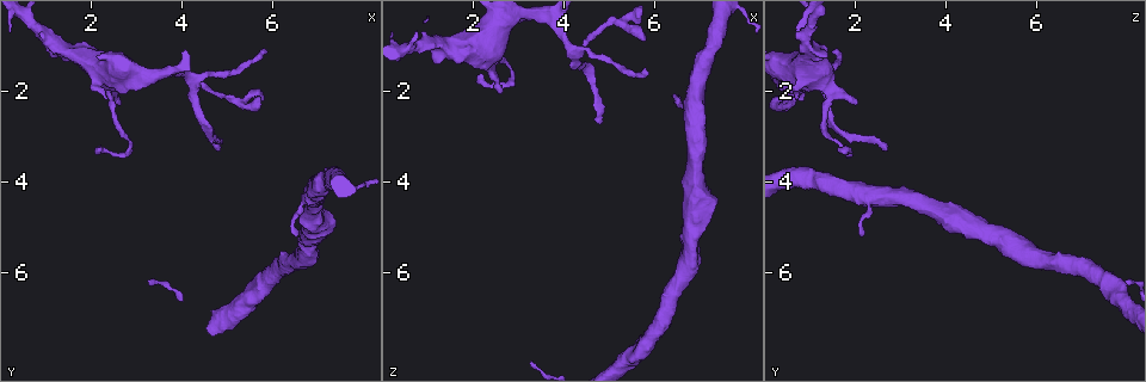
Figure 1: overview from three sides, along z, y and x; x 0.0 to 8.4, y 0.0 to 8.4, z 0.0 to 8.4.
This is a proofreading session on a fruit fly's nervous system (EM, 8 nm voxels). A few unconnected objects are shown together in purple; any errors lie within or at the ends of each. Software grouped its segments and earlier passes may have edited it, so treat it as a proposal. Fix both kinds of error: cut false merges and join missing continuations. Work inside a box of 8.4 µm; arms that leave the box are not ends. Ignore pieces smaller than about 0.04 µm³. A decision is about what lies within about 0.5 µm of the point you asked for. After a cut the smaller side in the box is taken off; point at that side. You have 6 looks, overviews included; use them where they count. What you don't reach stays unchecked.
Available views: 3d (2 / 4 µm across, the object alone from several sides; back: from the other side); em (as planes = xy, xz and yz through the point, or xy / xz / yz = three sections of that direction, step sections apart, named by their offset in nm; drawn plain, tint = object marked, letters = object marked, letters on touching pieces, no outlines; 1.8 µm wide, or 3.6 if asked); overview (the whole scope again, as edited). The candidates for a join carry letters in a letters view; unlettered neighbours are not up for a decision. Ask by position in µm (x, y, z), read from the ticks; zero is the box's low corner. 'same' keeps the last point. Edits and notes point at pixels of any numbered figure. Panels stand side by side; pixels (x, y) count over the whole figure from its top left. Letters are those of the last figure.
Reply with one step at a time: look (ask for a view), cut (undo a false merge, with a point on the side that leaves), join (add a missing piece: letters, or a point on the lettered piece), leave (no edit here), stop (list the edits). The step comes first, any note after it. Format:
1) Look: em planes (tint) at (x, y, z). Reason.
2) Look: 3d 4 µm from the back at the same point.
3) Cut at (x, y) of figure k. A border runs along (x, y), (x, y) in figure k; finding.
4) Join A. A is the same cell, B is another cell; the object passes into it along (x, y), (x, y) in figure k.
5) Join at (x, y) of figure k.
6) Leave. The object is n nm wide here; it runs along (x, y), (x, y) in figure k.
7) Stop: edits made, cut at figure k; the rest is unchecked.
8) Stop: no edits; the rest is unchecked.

Look: em xy step 4 (tint) at (5.75, 2.15, 0.85).

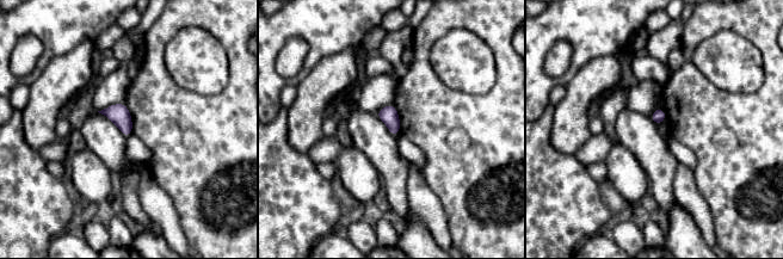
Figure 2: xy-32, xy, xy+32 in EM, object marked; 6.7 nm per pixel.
Look: em planes (letters) at the same point. Another direction.

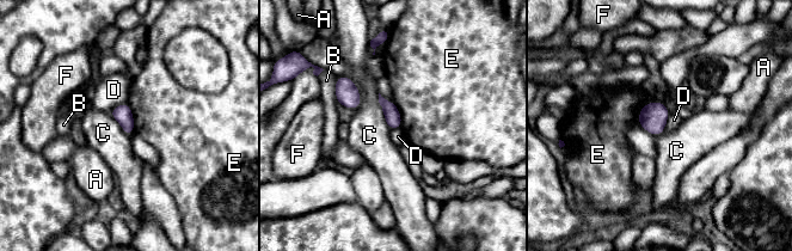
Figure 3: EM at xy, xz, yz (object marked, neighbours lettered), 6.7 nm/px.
Leave. A, B, C, D, E and F are other cells; no lettered piece goes on from it.

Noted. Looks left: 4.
Look: 3d 4 µm at (4.85, 3.30, 2.65). Free end.

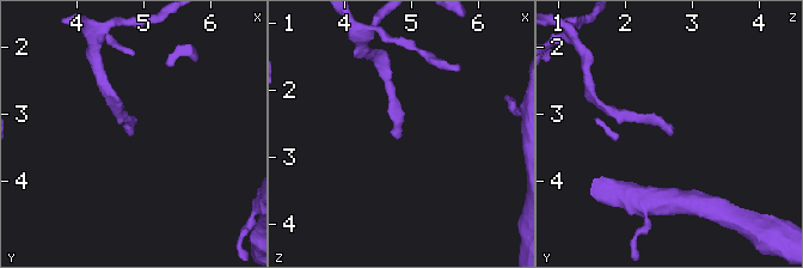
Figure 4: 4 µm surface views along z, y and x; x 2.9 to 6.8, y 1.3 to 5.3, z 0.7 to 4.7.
Look: em planes (letters) at (4.85, 3.30, 2.70).

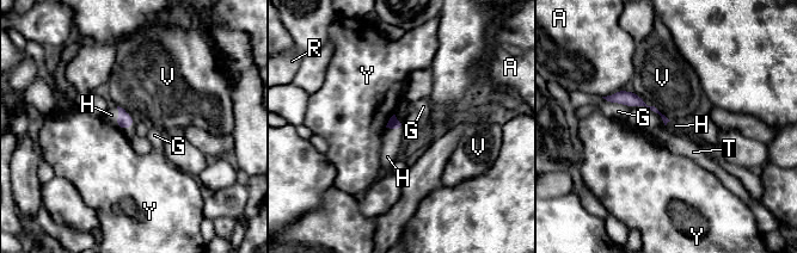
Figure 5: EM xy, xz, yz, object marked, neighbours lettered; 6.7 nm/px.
Join H. H is the same cell, A, G, R, T, V and Y are other cells; the object passes into it along (124, 121), (116, 122), (111, 115) in figure 5; the cell continues.

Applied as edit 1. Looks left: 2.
Stop: edits made, join at figure 5; the rest is unchecked.

